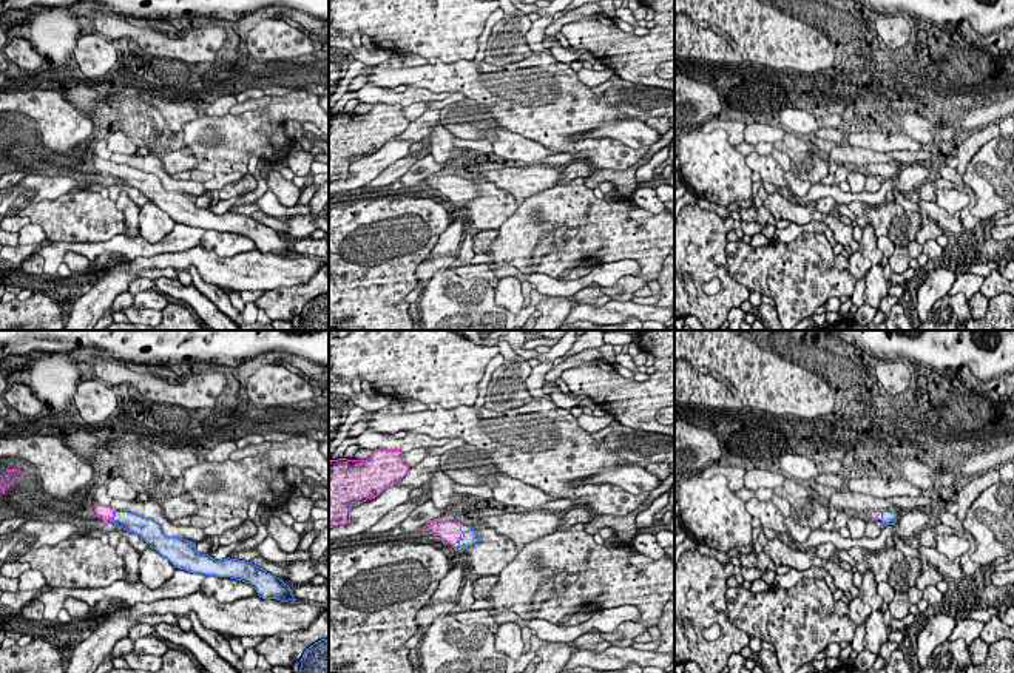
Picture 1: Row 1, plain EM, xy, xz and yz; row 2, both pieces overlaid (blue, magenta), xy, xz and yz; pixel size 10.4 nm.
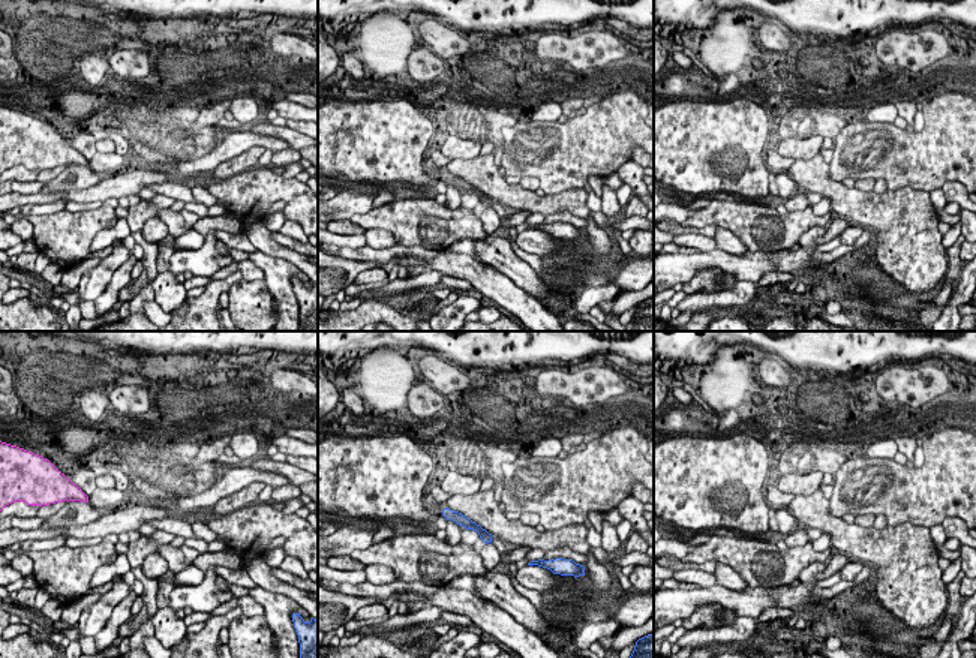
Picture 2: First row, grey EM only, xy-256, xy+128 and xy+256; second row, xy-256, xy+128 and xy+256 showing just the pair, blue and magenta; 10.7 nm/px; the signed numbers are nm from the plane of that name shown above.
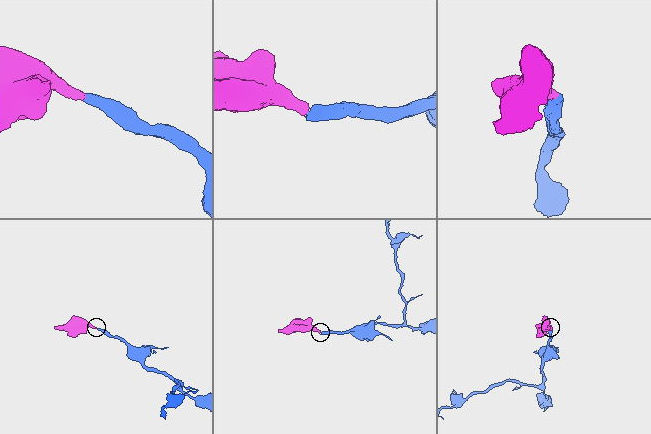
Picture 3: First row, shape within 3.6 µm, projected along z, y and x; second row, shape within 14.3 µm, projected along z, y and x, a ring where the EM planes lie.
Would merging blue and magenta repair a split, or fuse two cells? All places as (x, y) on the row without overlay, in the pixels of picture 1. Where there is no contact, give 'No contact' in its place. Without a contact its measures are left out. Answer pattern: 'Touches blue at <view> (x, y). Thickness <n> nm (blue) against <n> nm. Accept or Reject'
Touches blue at xy (114, 170). Thickness 200 nm (blue) against 160 nm. Accept

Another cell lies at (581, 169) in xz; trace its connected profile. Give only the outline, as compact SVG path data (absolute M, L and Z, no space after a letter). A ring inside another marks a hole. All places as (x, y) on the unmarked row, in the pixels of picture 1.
M576 161L563 168L563 173L556 185L566 185L573 179L588 178L594 171L596 168L593 168L586 161Z

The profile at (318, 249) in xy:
M304 238L299 241L292 241L292 249L296 255L303 256L312 256L318 258L323 262L329 262L329 239L312 239L312 238Z

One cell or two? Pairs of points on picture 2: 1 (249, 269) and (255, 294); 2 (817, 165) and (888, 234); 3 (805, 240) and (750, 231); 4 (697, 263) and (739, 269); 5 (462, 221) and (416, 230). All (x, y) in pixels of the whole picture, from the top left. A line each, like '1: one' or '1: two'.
1: two
2: one
3: two
4: one
5: one

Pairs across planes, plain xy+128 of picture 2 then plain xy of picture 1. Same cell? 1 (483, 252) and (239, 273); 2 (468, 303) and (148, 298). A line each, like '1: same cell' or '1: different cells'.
1: different cells
2: same cell

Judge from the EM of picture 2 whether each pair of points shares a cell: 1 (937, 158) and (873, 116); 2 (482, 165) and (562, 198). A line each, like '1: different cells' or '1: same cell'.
1: different cells
2: same cell

